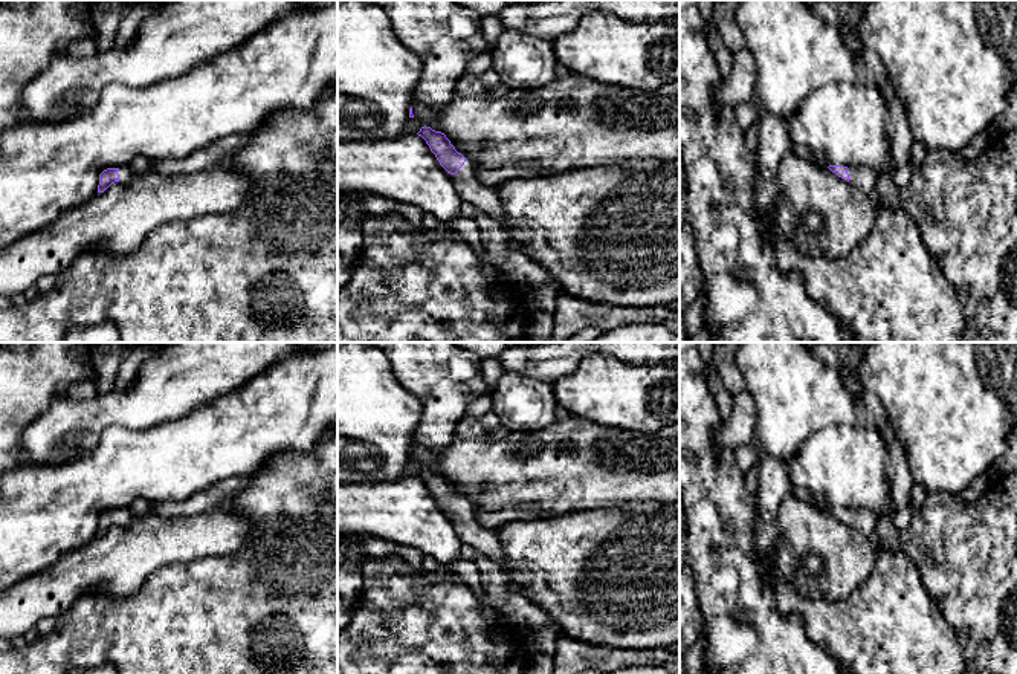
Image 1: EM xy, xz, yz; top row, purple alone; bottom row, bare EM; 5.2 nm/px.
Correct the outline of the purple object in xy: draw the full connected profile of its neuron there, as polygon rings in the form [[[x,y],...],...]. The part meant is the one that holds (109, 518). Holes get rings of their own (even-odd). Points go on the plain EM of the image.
[[[127,509],[107,510],[99,517],[98,535],[104,535],[115,524],[125,524],[131,520]]]

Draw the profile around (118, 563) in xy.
[[[217,506],[199,515],[160,517],[156,512],[131,517],[125,524],[111,526],[104,535],[96,535],[79,550],[63,556],[52,569],[32,575],[0,593],[0,639],[23,637],[44,617],[58,617],[75,601],[86,595],[128,596],[140,588],[145,579],[166,564],[191,562],[208,556],[229,555],[241,549],[252,533],[252,523],[241,514]]]

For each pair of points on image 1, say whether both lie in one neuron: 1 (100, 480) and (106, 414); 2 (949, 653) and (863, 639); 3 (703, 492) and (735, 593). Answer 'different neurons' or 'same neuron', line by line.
1: different neurons
2: same neuron
3: same neuron

